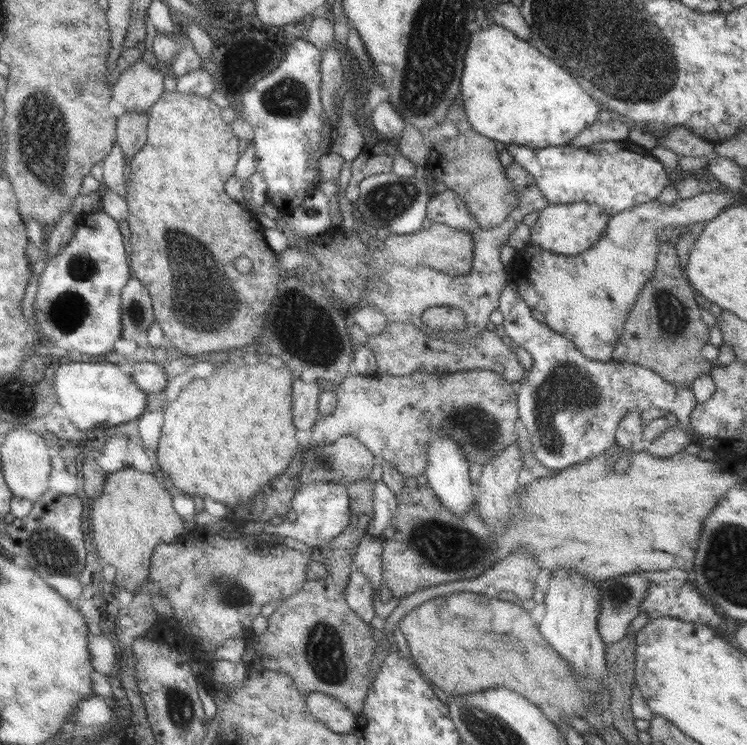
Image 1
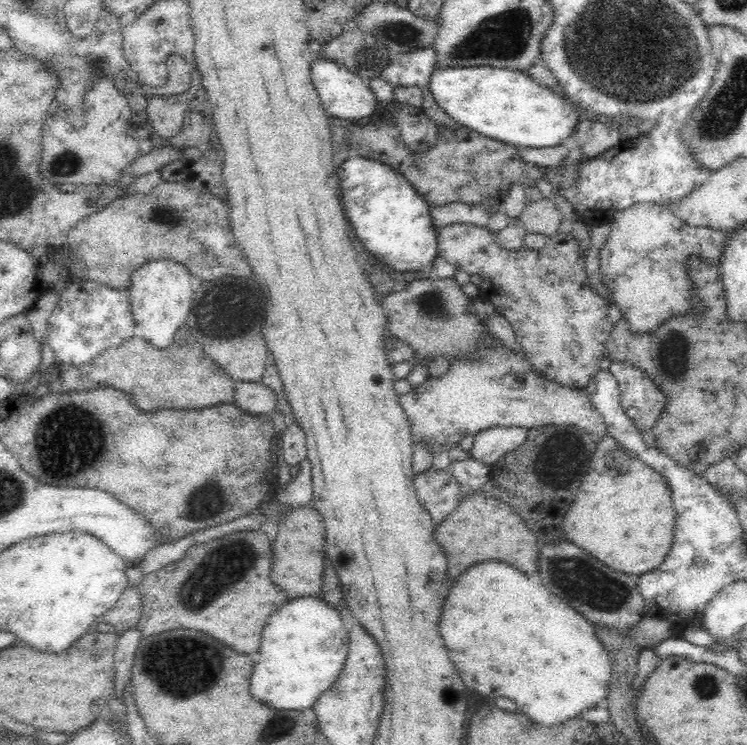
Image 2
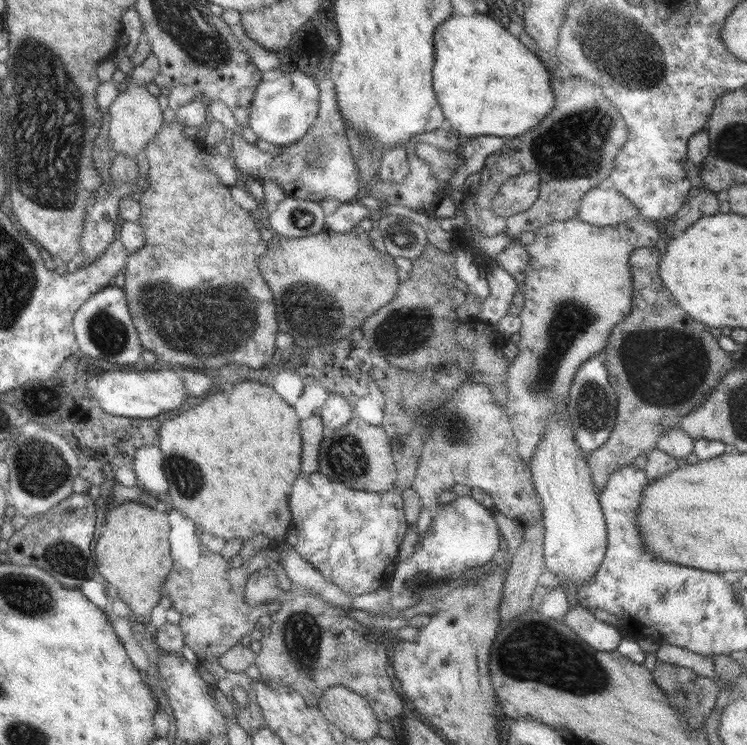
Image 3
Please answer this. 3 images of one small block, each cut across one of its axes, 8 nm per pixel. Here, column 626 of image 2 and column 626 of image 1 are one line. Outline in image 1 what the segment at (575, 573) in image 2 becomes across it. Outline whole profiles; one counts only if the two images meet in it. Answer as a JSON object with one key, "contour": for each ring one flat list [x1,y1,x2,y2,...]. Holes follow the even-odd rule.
{"contour":[[637,574,617,575,599,582,601,592,597,631,605,646,621,641,628,626,638,614,647,579]]}

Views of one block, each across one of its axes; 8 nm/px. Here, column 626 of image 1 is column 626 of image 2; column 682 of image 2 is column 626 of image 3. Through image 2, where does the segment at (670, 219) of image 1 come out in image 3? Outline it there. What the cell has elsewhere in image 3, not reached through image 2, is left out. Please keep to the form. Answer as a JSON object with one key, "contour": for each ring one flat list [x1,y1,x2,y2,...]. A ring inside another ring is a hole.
{"contour":[[636,212,633,219,629,219,621,224,615,226,595,226,585,222,579,222,577,218,571,218,565,221,556,221,551,224,546,224,543,228,538,228,534,233,533,242,526,246,529,260,524,272,519,277,520,290,523,292,524,303,518,313,520,318,520,339,516,343,518,353,513,359,509,359,506,369,506,383,508,388,508,395,506,398,506,404,503,406,504,411,509,417,512,434,517,441,517,454,518,457,528,466,528,462,531,460,534,448,538,445,541,436,543,436,543,430,547,426,546,422,548,418,557,411,566,408,566,402,570,391,570,386,577,372,577,369,581,366,581,363,588,358,591,358,595,354,603,353,603,348,607,344,611,329,625,318,626,314,629,314,632,305,632,291,631,289,631,273,630,266,628,265,628,258,633,250,641,247,653,247,657,242,657,221,647,221,639,212]]}

